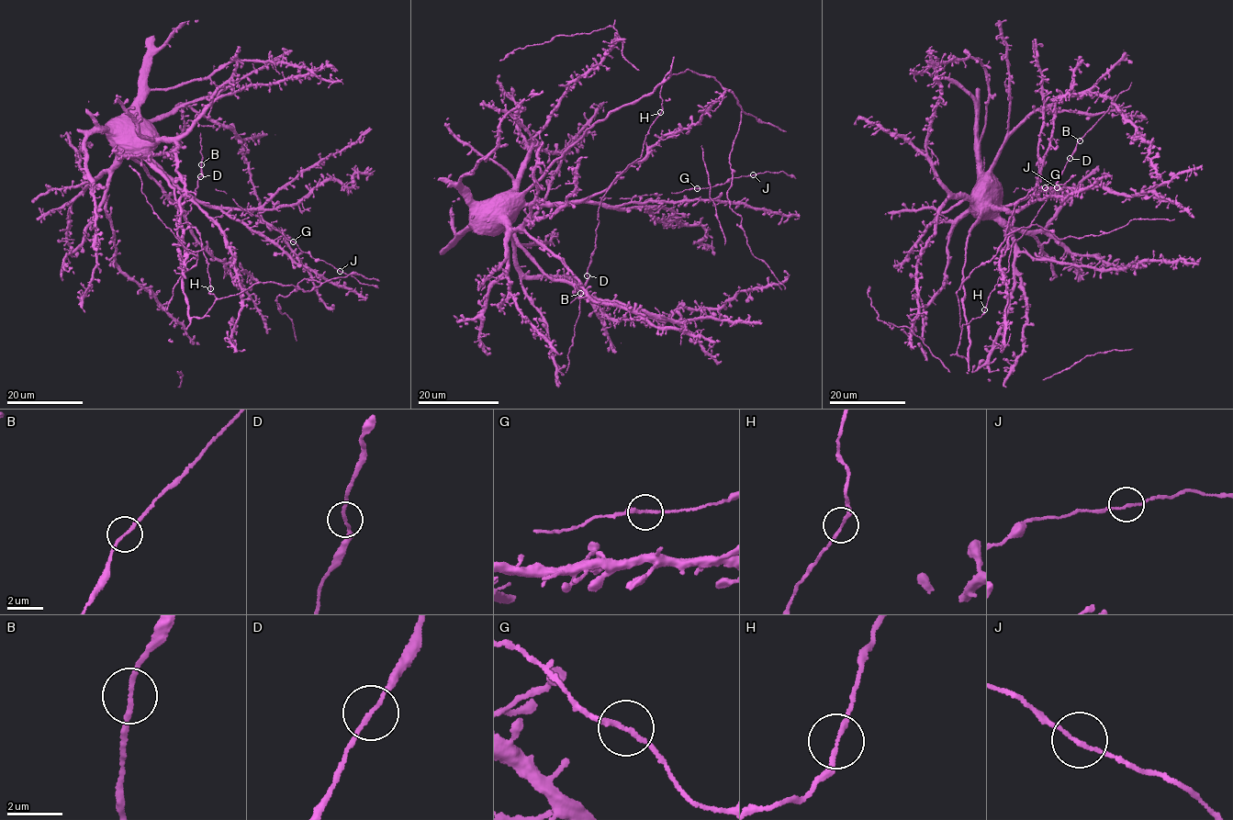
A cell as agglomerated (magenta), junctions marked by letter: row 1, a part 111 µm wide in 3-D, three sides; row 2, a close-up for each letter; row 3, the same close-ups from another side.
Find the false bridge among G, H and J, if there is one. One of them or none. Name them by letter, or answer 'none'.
none

